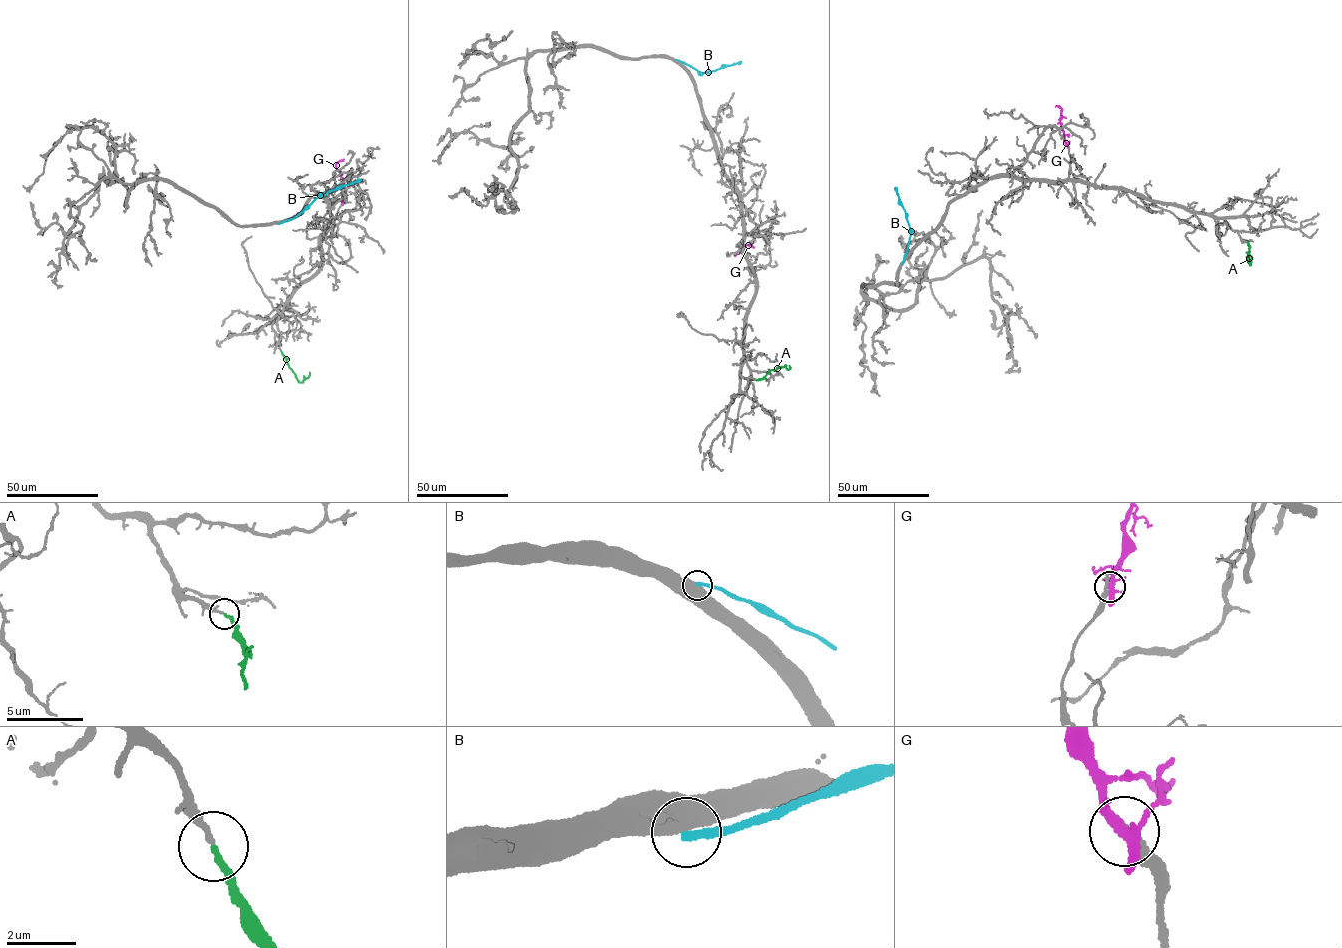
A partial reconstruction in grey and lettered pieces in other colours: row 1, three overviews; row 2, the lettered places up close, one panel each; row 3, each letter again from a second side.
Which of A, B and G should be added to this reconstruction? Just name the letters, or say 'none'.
A

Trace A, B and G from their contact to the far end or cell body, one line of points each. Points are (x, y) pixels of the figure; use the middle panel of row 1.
A: (756, 380), (777, 367), (788, 369), (789, 365)
B: (676, 60), (702, 73), (741, 62)
G: (751, 242), (735, 255), (739, 249)

